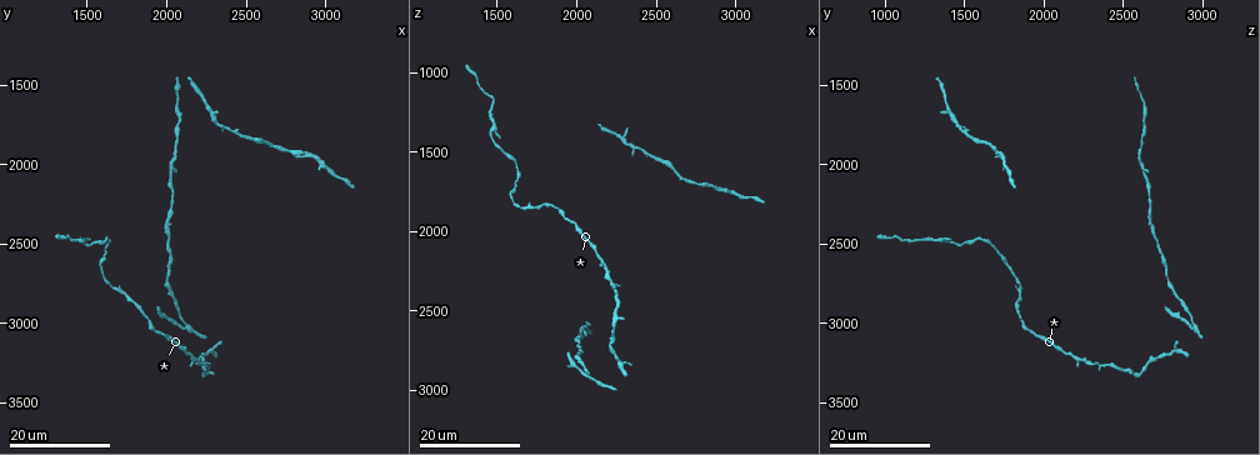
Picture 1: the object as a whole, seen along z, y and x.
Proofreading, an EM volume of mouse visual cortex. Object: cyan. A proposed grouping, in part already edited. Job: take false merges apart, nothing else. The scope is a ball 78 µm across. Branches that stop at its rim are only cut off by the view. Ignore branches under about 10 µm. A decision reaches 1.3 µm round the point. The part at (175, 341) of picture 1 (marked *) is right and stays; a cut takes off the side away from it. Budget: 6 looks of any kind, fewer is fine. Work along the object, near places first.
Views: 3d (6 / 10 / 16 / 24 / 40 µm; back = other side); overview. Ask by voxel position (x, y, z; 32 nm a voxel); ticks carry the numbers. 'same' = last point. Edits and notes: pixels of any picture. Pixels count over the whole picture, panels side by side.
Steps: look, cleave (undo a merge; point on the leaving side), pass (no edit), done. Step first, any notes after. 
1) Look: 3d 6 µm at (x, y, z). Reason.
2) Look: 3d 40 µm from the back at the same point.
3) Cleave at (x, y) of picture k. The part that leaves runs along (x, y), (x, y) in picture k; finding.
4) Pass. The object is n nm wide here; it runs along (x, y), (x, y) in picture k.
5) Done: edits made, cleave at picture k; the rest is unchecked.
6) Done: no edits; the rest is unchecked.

Look: 3d 24 µm at (1620, 2480, 1600).

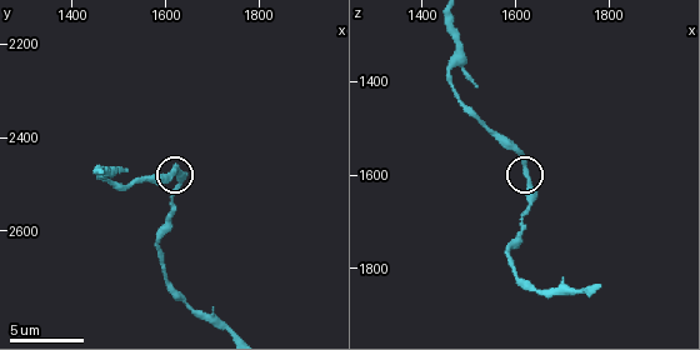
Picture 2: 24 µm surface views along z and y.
Look: 3d 6 µm at (1620, 2460, 1595).

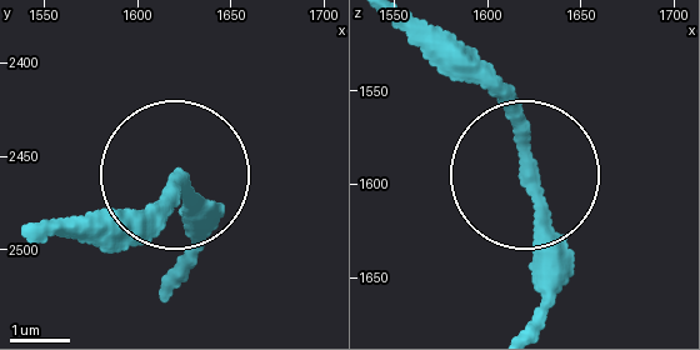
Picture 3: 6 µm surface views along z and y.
Pass. The side arm is 26 µm long; it runs along (528, 323), (531, 158), (463, 73) in picture 3; one neuron here.

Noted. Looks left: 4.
Look: 3d 24 µm at (1480, 2480, 1340).

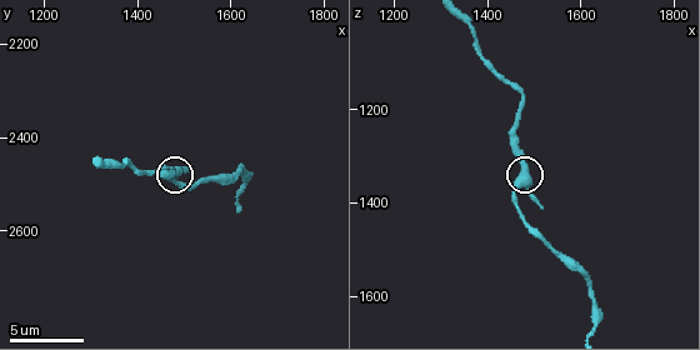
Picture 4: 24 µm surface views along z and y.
Look: 3d 10 µm at the same point. Closer look.

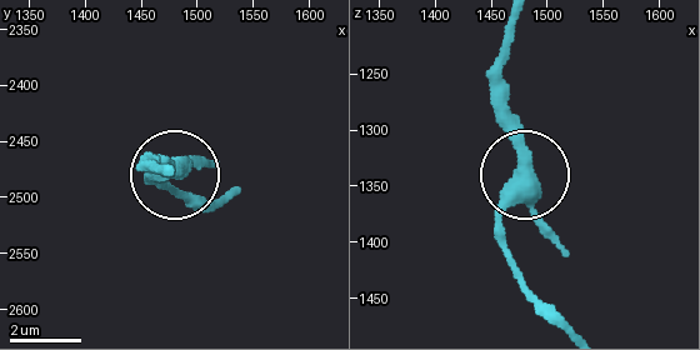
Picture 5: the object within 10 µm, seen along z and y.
Pass. It runs along (569, 325), (506, 244), (500, 208), (525, 136), (500, 95) in picture 5; one neuron here.

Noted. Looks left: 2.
Look: 3d 16 µm at (2020, 2020, 2620). Three-way junction.

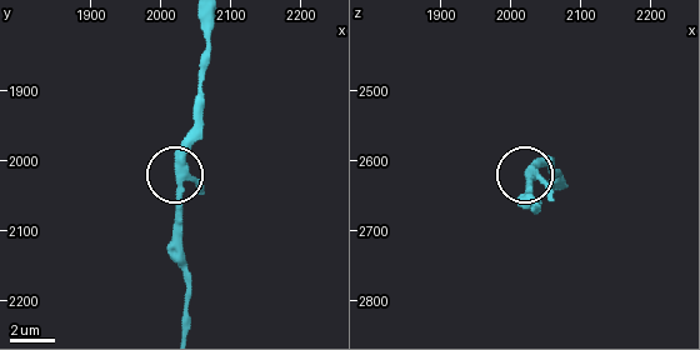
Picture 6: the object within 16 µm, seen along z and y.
Look: 3d 10 µm at the same point.

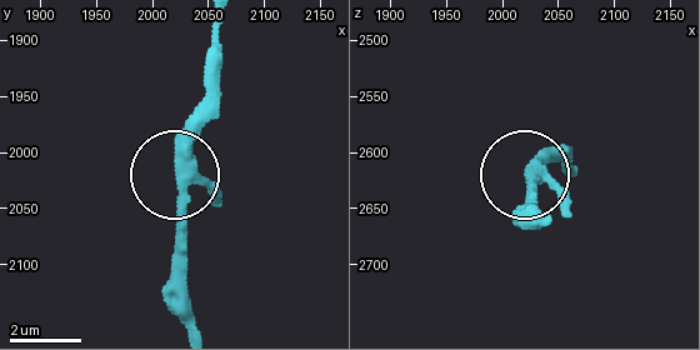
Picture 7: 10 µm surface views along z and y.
Pass. It runs along (196, 329), (179, 141), (206, 73) in picture 7; one neuron here.

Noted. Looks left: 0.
Done: no edits; the rest is unchecked.

